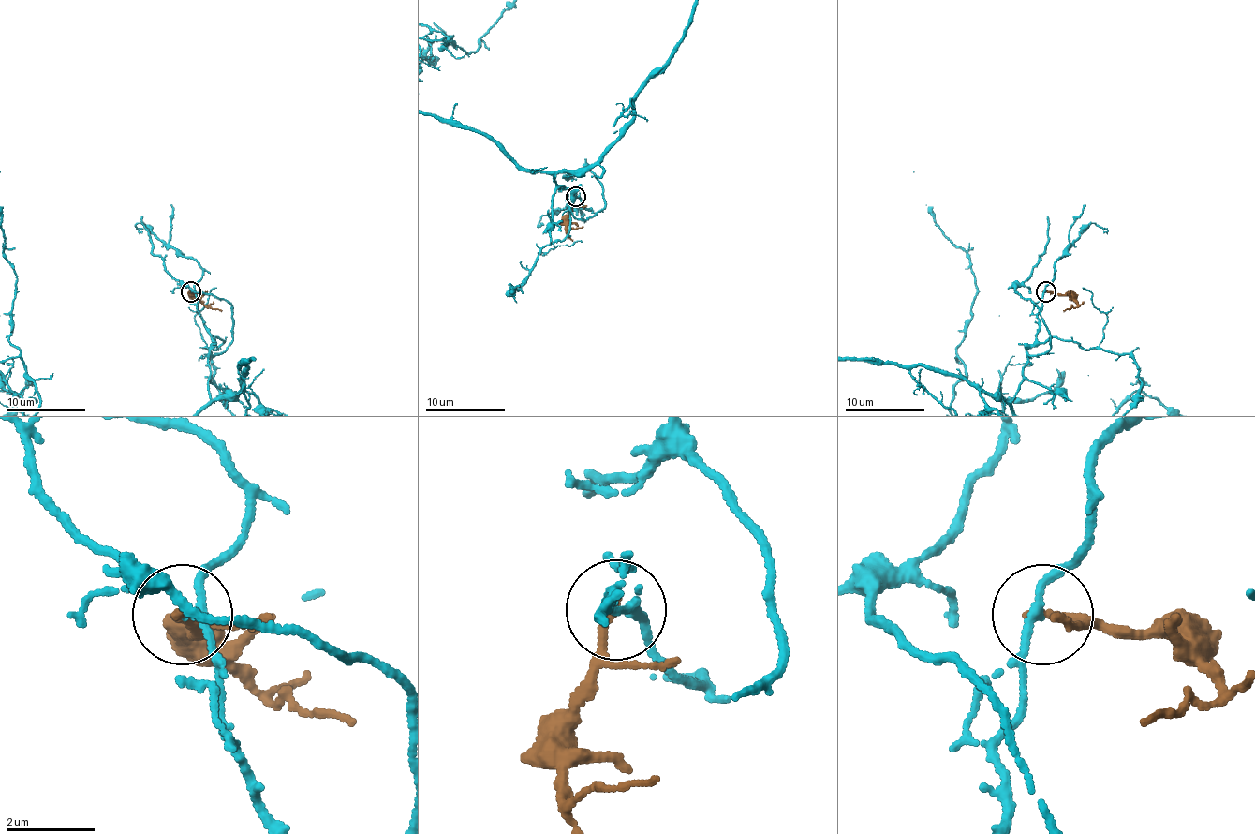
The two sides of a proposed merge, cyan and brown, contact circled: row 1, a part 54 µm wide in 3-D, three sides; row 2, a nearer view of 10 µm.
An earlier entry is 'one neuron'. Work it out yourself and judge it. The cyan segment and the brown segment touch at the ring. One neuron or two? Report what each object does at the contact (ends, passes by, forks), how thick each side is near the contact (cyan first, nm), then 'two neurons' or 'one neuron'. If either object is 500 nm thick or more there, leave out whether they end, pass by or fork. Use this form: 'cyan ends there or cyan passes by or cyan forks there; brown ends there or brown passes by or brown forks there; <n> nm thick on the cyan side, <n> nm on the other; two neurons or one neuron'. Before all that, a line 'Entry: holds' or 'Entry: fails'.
Entry: fails
cyan passes by; brown ends there; 180 nm thick on the cyan side, 190 nm on the other; two neurons

